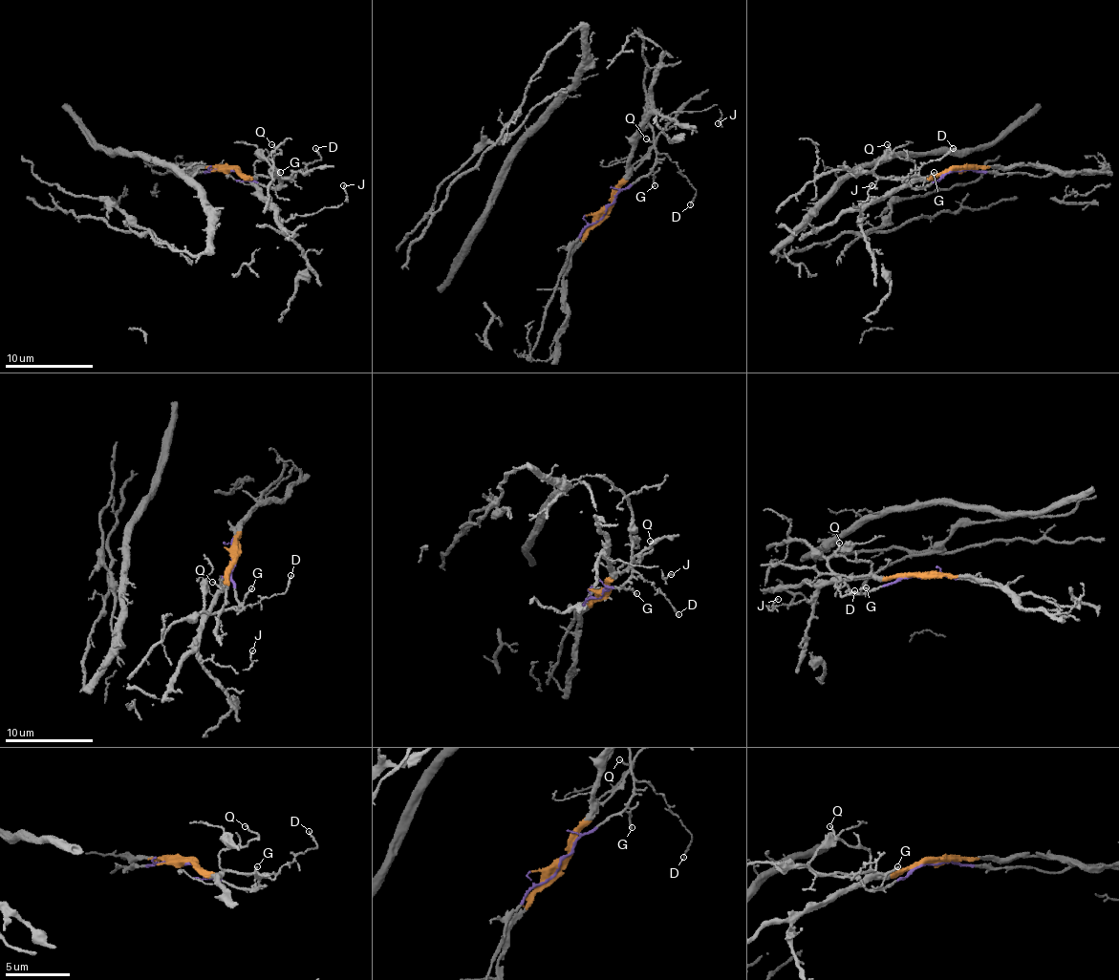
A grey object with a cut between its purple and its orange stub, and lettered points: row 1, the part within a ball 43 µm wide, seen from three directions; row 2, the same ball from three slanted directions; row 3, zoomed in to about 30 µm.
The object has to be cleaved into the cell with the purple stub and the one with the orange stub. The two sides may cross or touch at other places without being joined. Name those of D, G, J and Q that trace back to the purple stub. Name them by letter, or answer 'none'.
D, G

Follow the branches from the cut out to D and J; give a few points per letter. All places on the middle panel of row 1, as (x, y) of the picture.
D: (605, 210), (667, 157), (696, 190), (691, 205)
J: (605, 210), (625, 175), (632, 139), (654, 113), (706, 111), (715, 104), (721, 117), (718, 124)

